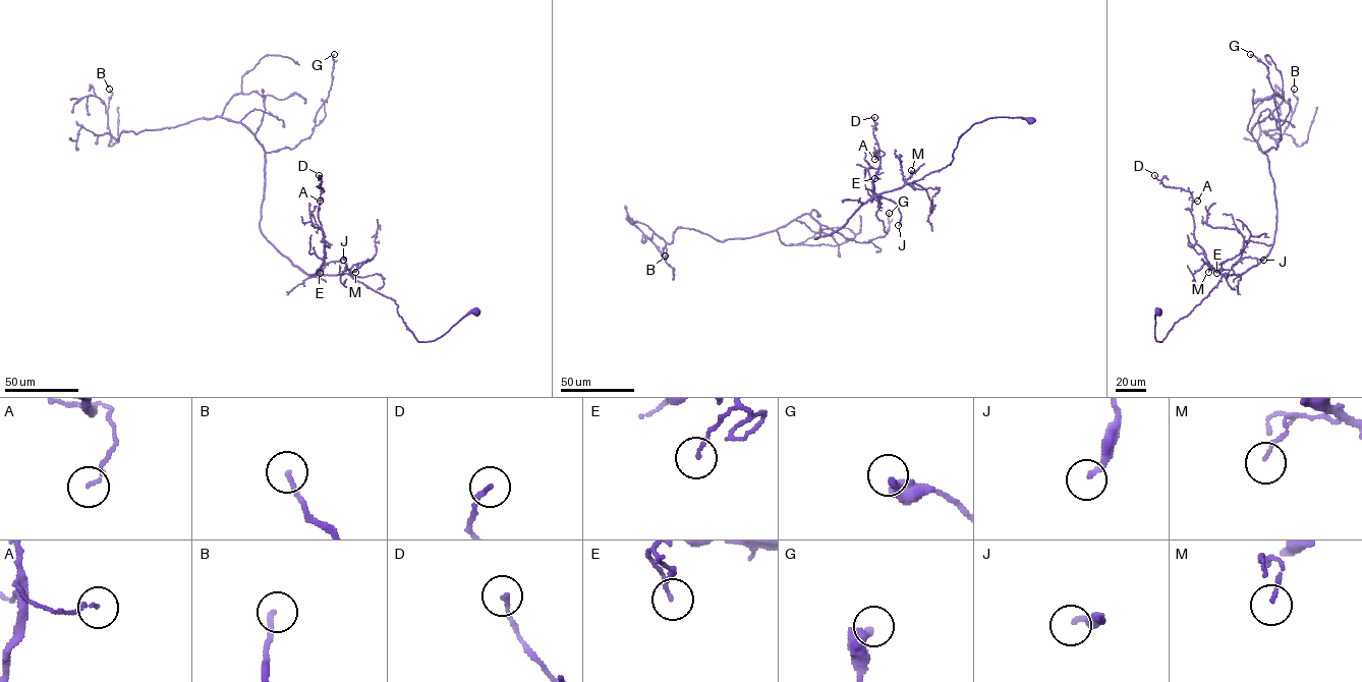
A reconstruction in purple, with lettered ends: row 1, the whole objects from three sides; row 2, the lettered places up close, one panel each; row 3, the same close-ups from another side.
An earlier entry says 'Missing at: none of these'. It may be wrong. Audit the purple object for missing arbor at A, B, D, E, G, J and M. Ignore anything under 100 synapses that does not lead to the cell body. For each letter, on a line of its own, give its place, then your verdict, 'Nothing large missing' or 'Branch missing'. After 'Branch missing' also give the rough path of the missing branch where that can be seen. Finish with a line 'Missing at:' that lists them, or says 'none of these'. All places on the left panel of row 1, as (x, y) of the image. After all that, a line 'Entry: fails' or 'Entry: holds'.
A: Place: (320, 201). Nothing large missing
B: Place: (109, 89). Nothing large missing
D: Place: (319, 175). Nothing large missing
E: Place: (320, 273). Nothing large missing
G: Place: (334, 54). Nothing large missing
J: Place: (343, 260). Nothing large missing
M: Place: (355, 272). Nothing large missing
Missing at: none of these
Entry: holds

